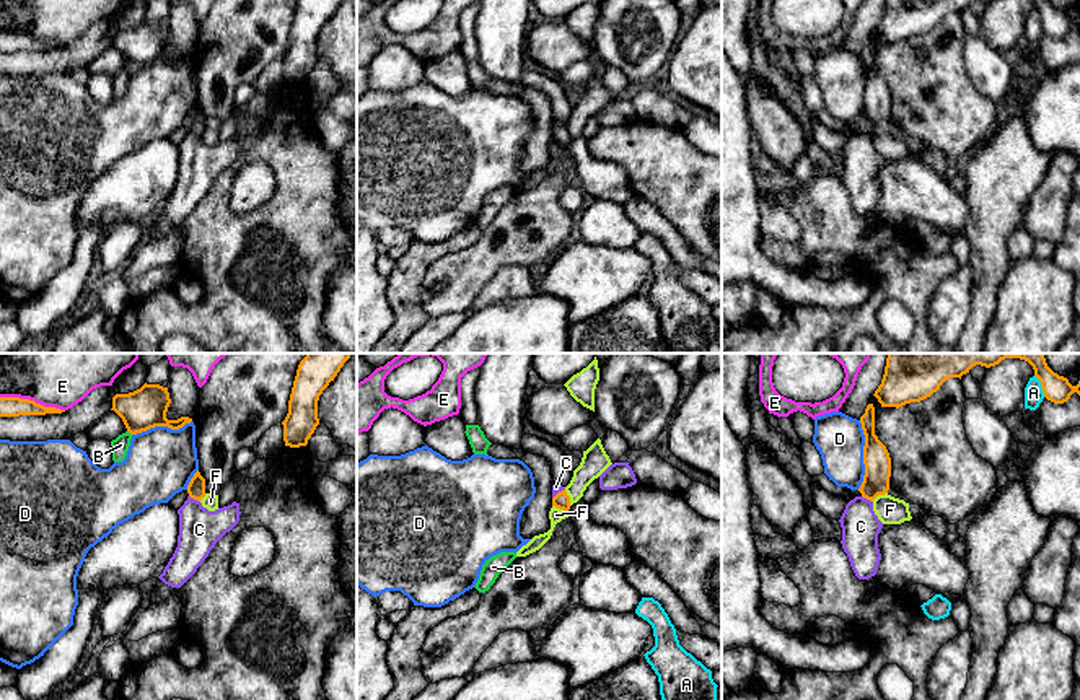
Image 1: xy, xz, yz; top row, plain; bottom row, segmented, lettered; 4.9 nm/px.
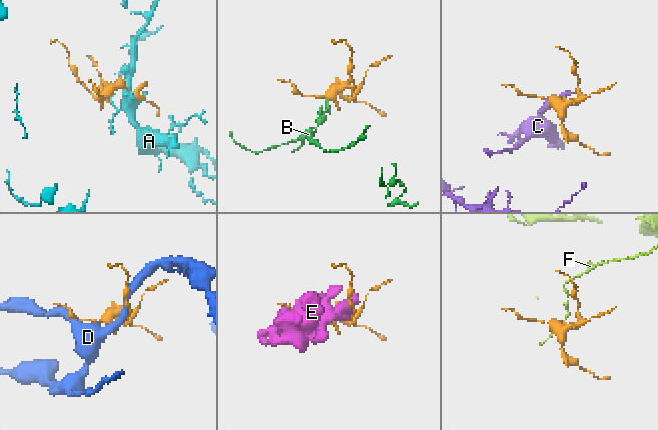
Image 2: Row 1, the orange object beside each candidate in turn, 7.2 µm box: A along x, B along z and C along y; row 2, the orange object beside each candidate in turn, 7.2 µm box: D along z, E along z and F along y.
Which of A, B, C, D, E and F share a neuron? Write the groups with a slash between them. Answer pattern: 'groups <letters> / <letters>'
groups A / B / C / D / E / F

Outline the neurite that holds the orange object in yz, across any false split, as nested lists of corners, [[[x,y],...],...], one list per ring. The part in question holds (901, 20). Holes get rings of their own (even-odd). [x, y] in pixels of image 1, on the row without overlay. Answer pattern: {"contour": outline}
{"contour": [[[886,0],[875,33],[881,42],[902,42],[920,37],[950,13],[959,13],[976,0]]]}

